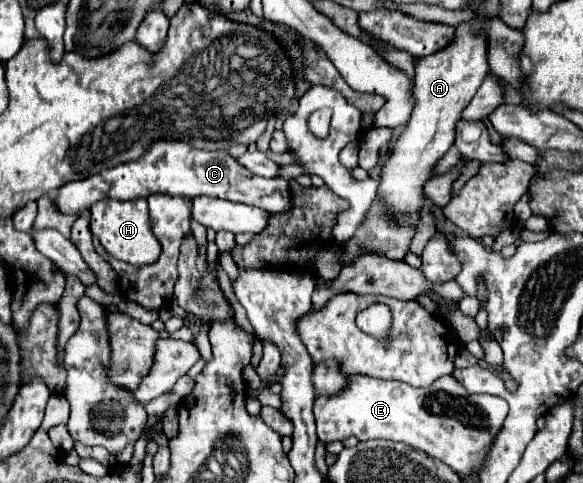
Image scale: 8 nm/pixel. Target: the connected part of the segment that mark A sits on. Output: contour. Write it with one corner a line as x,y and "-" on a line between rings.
462,24
456,32
456,40
442,48
440,52
432,56
424,56
416,60
416,78
414,78
414,110
412,116
406,124
406,130
400,134
400,138
390,146
388,158
382,166
380,174
380,196
384,196
384,204
388,208
398,210
398,212
418,212
424,206
426,194
424,194
424,184
434,176
434,168
438,160
448,152
448,148
454,144
456,136
456,124
462,120
464,108
470,104
472,96
480,88
482,80
490,72
488,60
486,60
486,44
482,36
474,36
468,30
468,24

